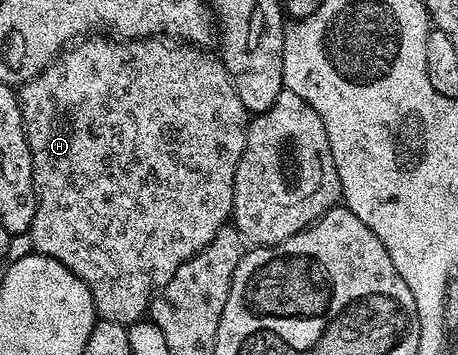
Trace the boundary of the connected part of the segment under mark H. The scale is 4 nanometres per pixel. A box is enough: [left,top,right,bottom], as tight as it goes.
[19,34,250,326]

